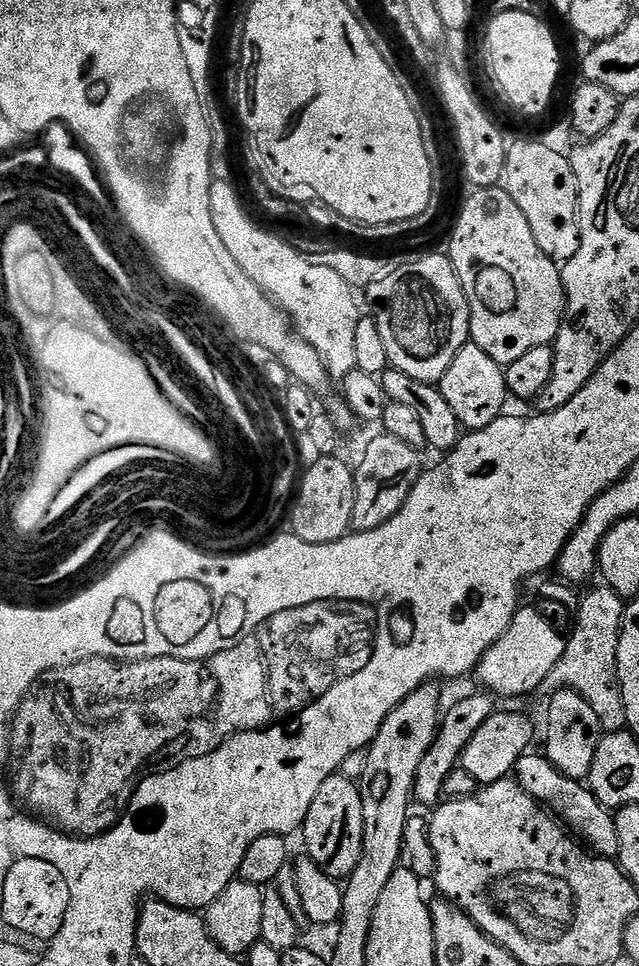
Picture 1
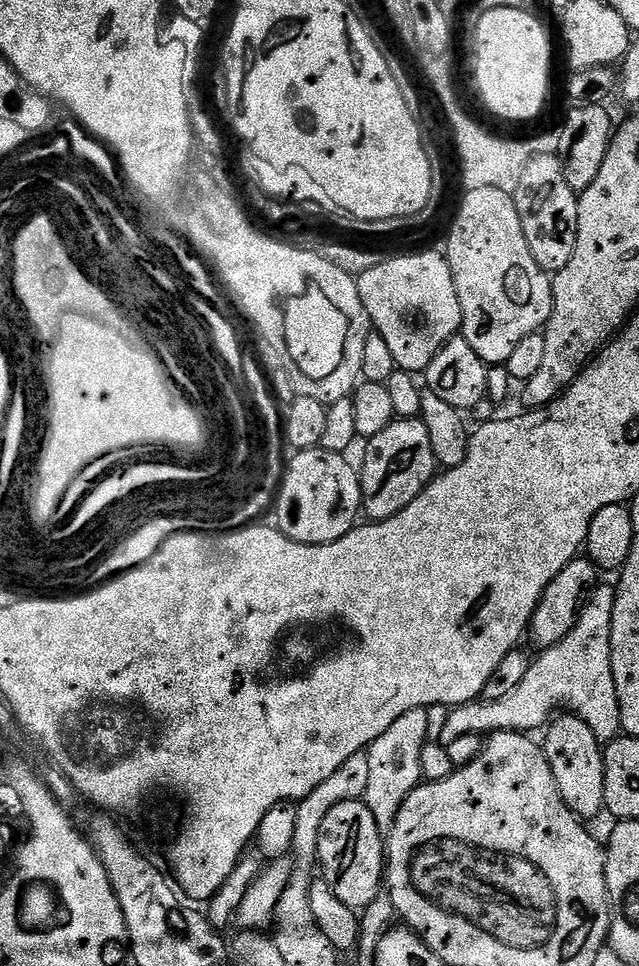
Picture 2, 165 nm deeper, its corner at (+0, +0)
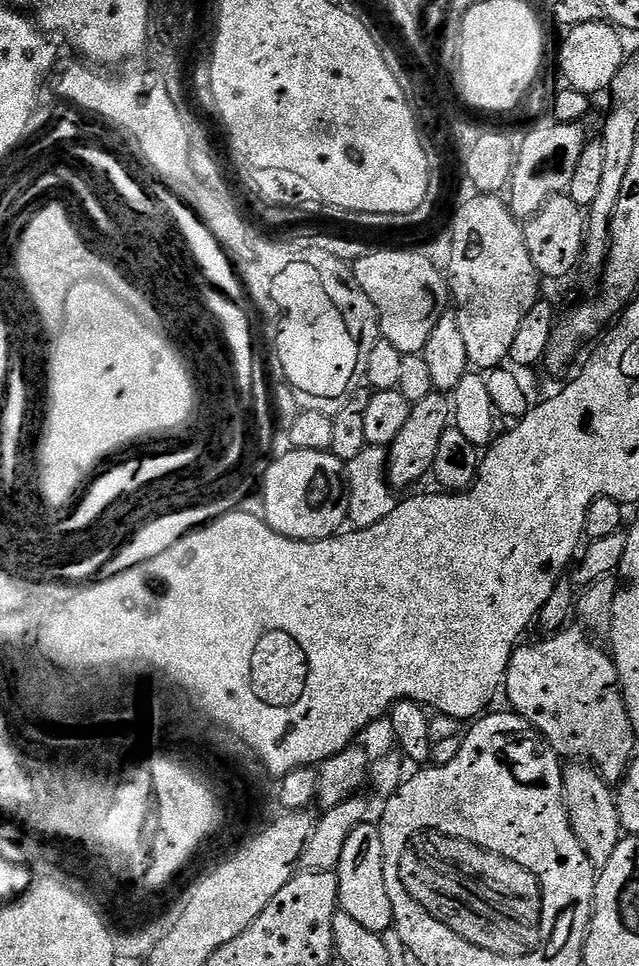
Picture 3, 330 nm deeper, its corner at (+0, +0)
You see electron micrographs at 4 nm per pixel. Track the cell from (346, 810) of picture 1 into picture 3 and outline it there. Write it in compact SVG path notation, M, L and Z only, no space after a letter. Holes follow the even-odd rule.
M365 822L356 827L342 846L342 858L338 869L340 877L339 911L350 914L354 922L362 922L366 930L385 933L393 927L390 894L386 894L386 874L380 829L375 823Z

